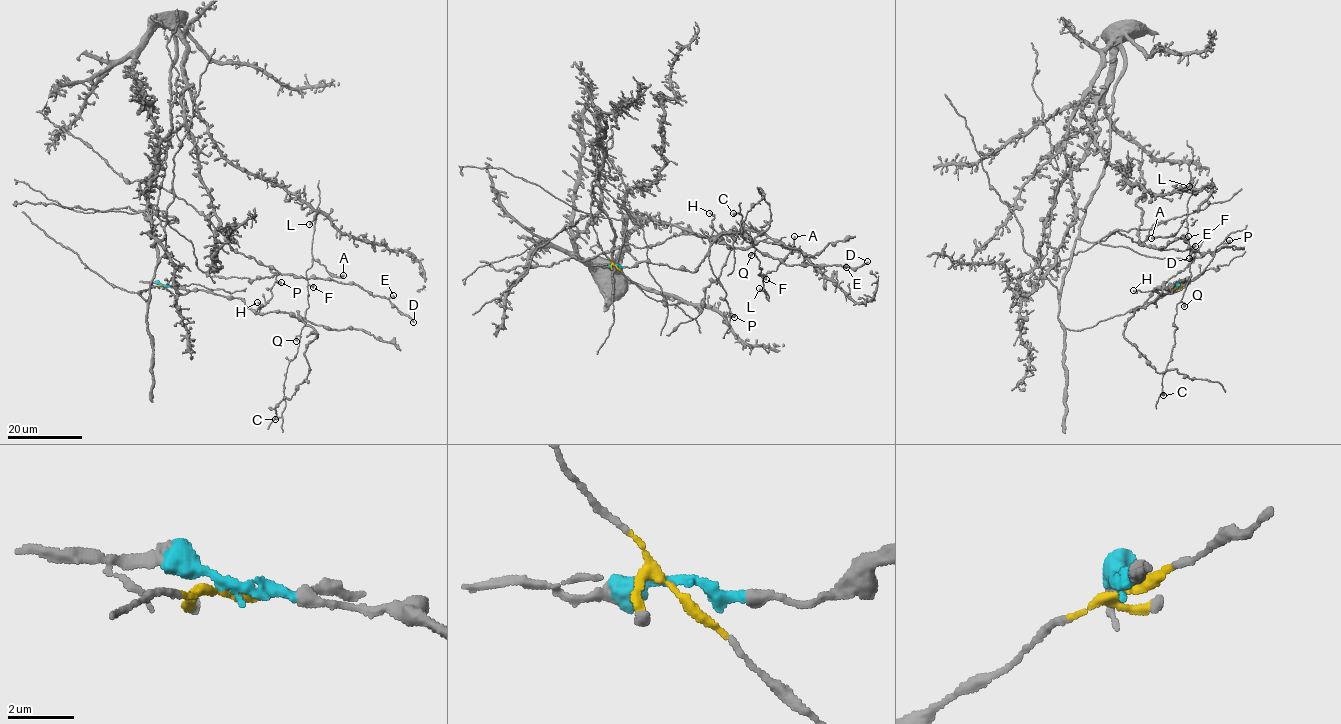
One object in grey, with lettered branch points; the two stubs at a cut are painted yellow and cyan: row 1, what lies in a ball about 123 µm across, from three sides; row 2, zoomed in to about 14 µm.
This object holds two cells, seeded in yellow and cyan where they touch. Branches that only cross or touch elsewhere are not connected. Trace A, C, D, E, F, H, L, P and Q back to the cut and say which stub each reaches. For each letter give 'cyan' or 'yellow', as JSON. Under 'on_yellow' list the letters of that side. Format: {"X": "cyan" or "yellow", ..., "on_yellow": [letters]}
{"A": "cyan", "C": "cyan", "D": "cyan", "E": "cyan", "F": "cyan", "H": "cyan", "L": "cyan", "P": "cyan", "Q": "cyan", "on_yellow": []}

